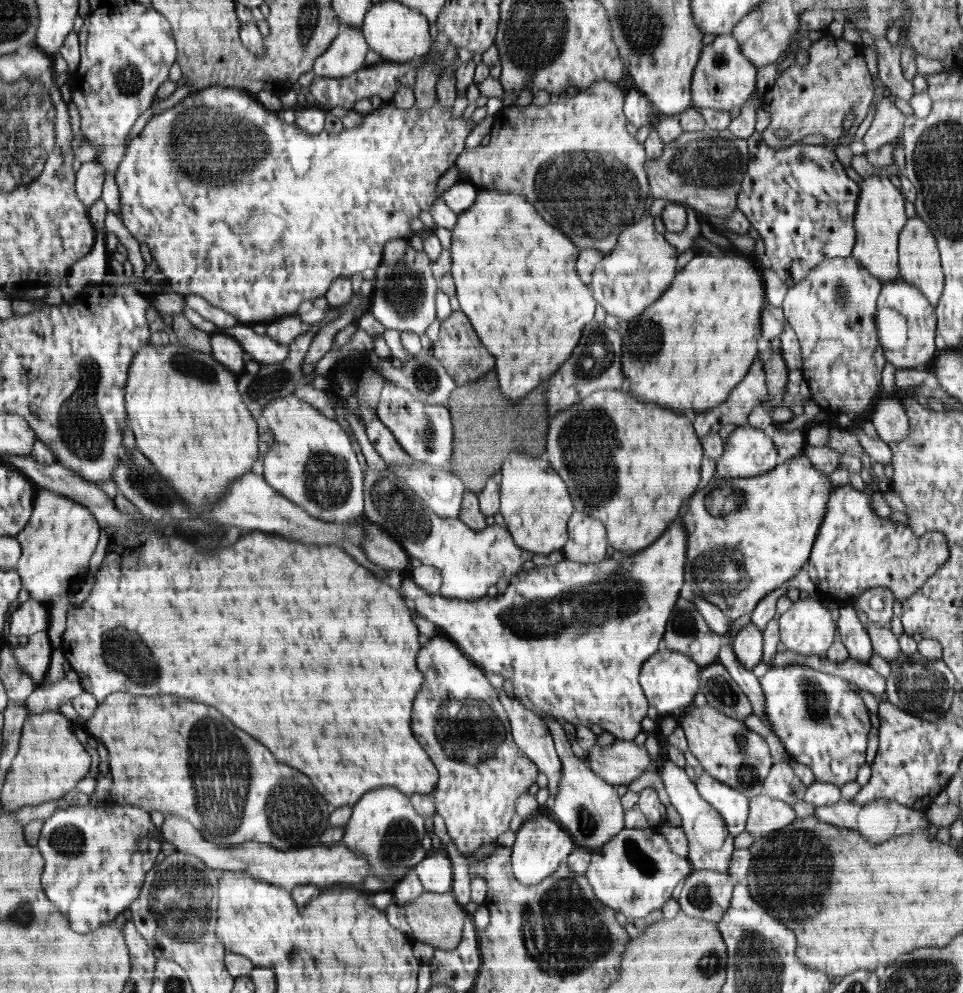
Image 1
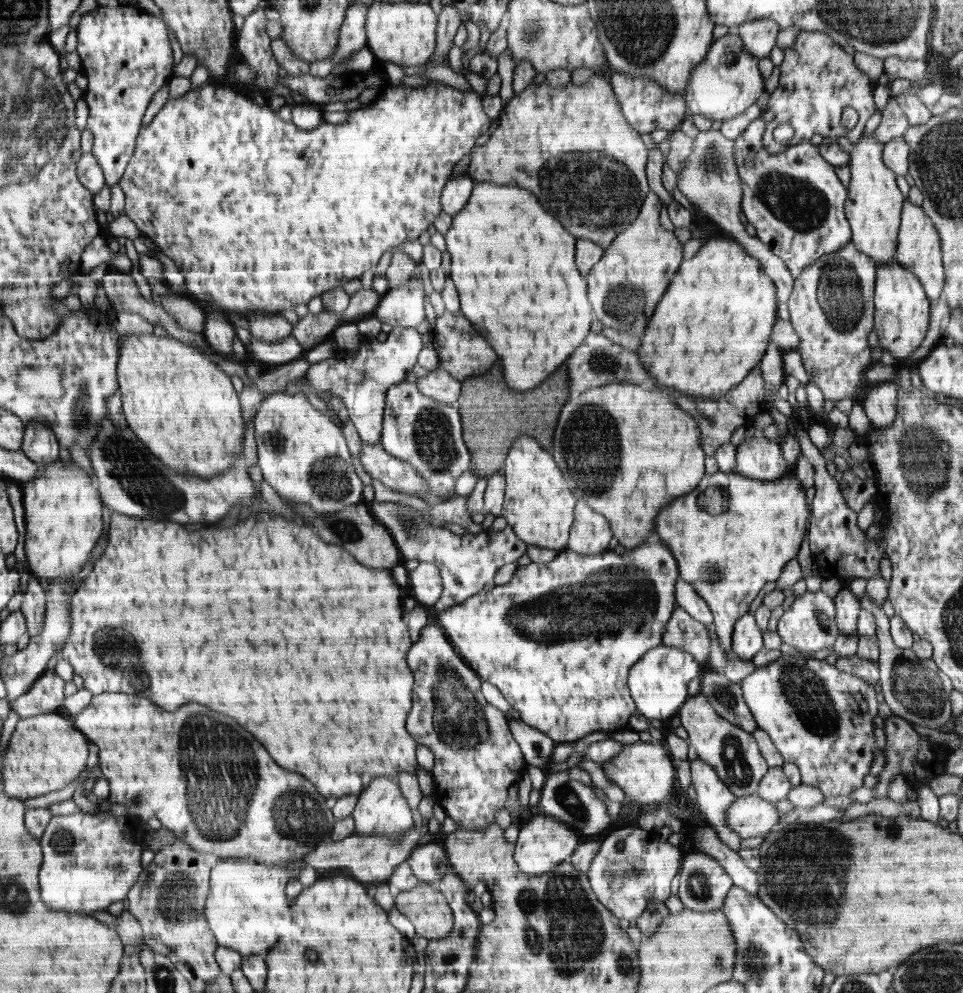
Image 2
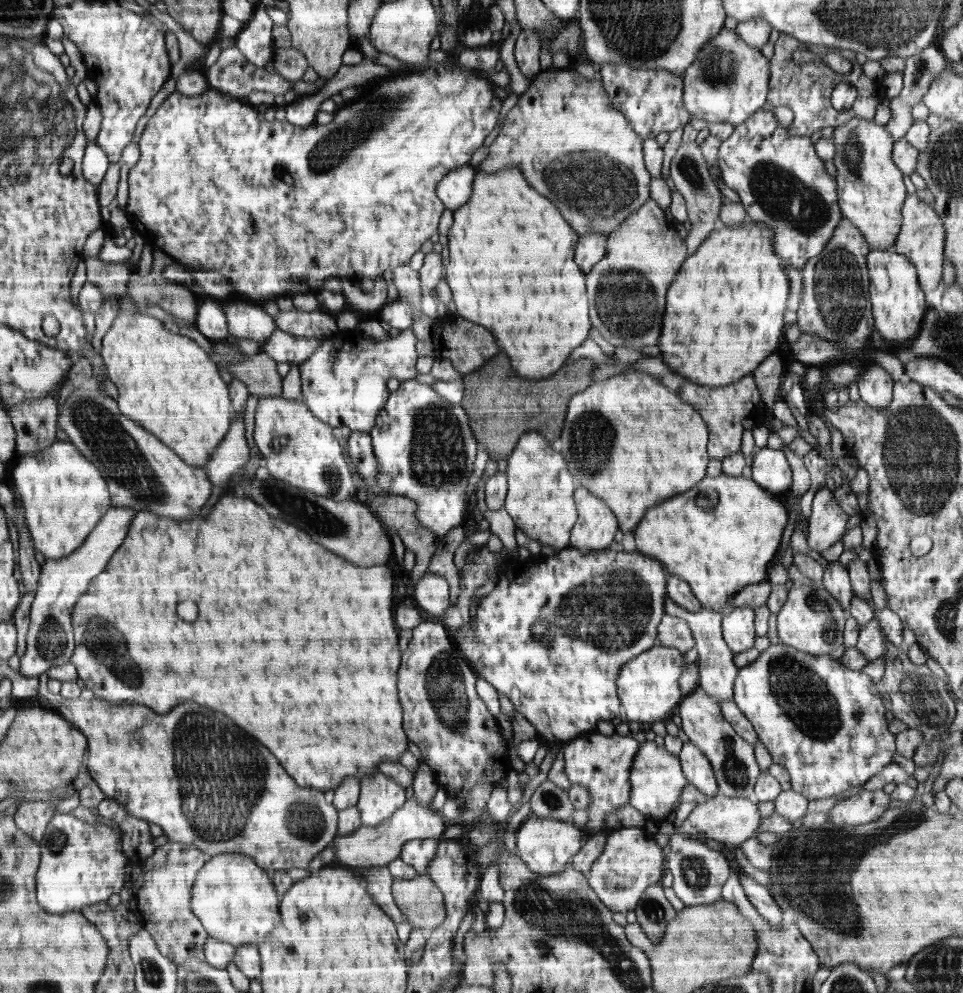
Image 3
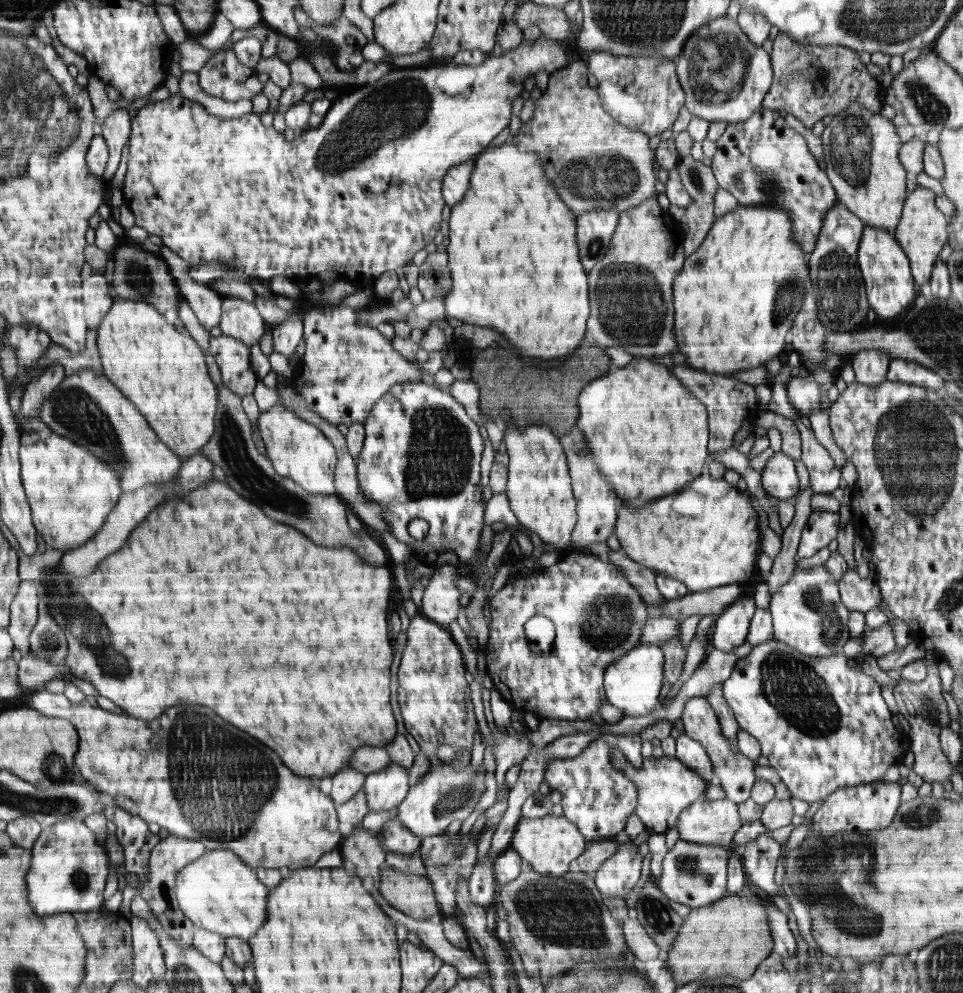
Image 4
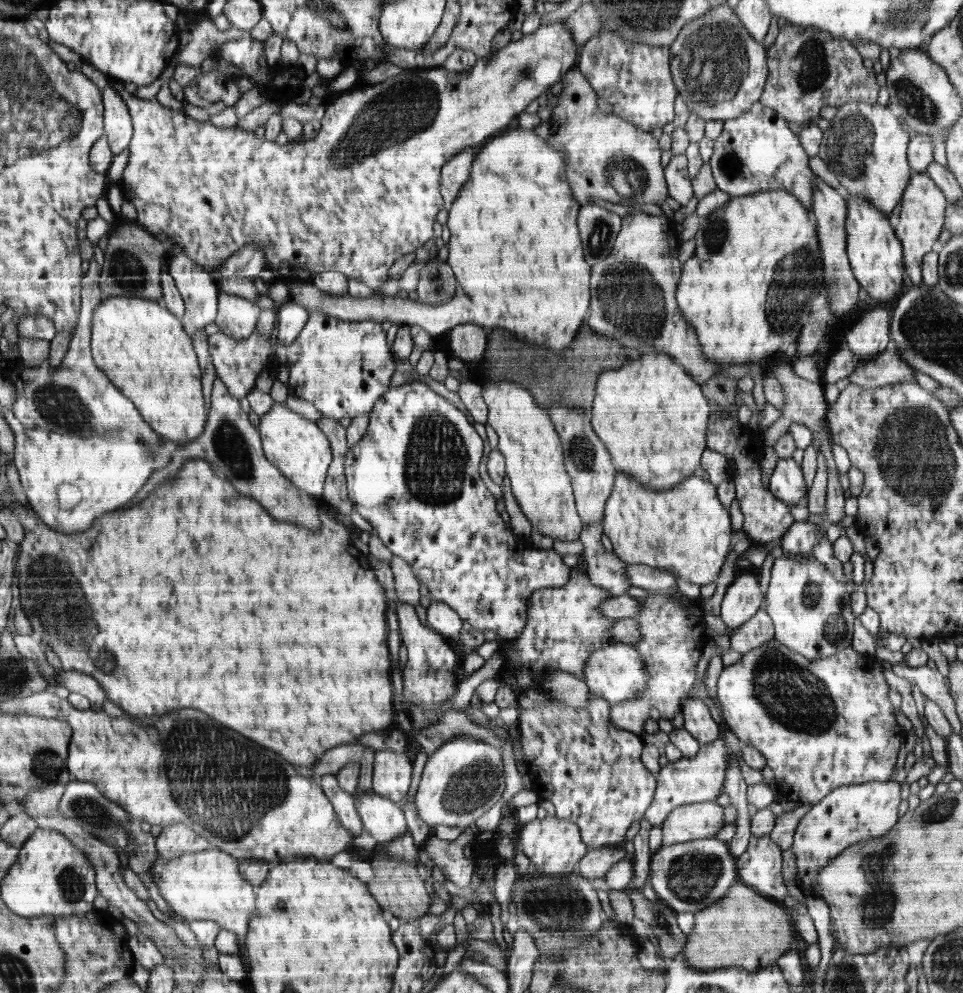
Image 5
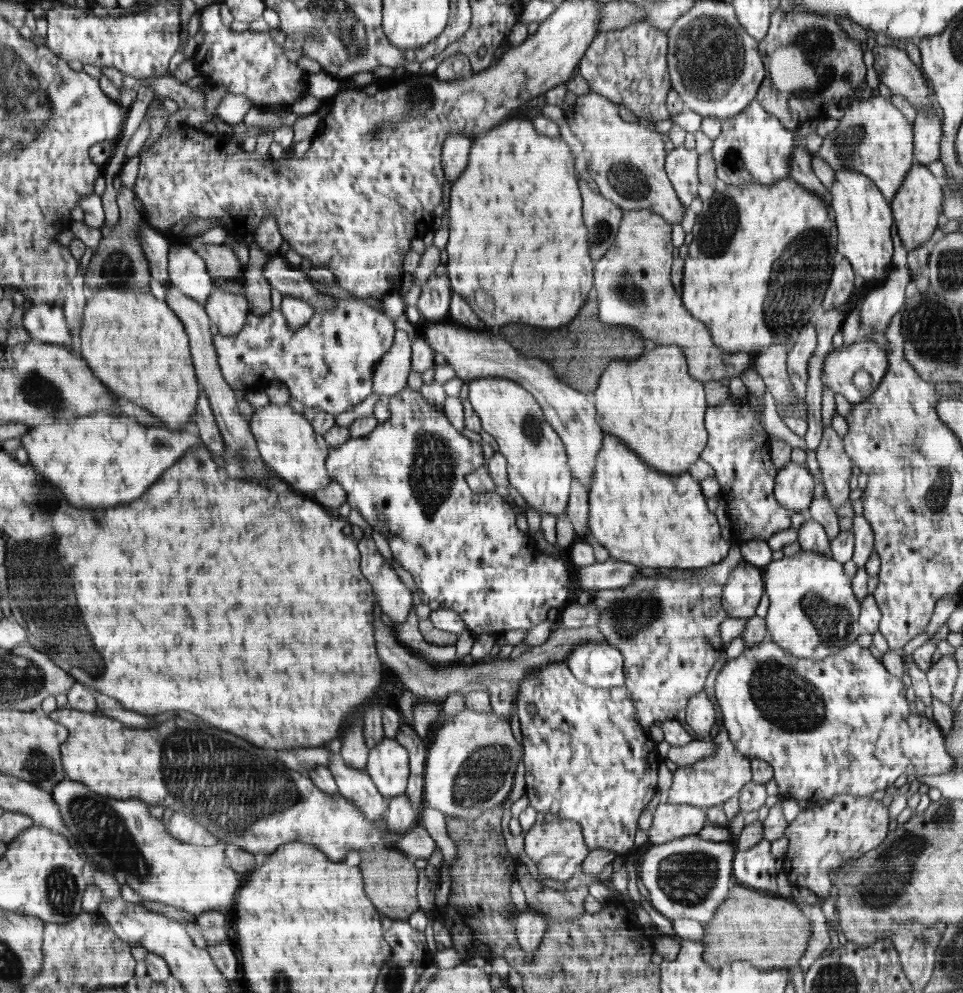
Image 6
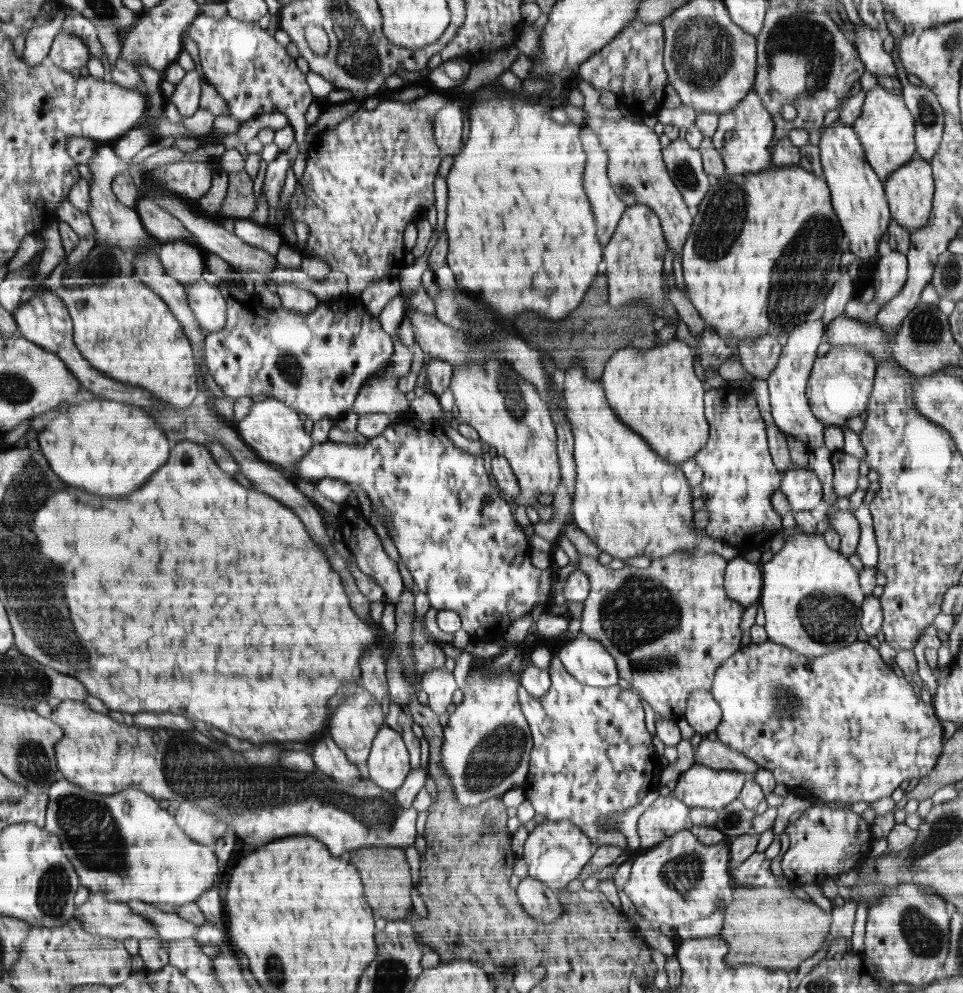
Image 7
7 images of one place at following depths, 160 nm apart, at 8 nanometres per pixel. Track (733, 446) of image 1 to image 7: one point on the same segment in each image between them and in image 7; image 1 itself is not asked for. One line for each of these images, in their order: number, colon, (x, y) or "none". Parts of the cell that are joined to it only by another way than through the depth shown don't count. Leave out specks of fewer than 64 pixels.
2: (758, 458)
3: (770, 469)
4: (779, 478)
5: (787, 483)
6: (794, 487)
7: (802, 488)

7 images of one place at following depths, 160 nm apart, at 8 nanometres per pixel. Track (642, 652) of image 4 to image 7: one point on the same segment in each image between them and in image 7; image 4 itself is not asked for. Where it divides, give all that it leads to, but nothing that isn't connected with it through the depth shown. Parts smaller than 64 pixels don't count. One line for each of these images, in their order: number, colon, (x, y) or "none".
5: (616, 672)
6: (600, 665)
7: (588, 661)

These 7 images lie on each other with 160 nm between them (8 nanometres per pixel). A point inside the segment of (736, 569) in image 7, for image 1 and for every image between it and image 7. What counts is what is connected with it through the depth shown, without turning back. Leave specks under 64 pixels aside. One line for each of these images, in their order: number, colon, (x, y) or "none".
1: (748, 642)
2: (746, 638)
3: (738, 625)
4: (730, 629)
5: (742, 598)
6: (741, 593)

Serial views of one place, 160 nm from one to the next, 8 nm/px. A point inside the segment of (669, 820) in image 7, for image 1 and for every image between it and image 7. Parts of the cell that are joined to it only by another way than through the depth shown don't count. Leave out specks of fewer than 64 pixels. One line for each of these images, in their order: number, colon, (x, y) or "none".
1: (765, 814)
2: (749, 816)
3: (728, 820)
4: (714, 822)
5: (696, 821)
6: (670, 821)

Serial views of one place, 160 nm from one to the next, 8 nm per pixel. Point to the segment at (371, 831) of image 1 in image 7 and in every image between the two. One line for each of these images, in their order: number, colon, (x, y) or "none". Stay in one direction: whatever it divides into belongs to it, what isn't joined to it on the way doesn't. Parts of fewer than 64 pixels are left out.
2: (382, 810)
3: (380, 796)
4: (385, 789)
5: (392, 771)
6: (389, 764)
7: (389, 764)

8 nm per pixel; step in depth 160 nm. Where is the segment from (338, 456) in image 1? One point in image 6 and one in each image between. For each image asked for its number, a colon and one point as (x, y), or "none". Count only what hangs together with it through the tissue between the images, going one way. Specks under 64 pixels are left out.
2: (303, 456)
3: (299, 448)
4: (298, 450)
5: (299, 448)
6: (296, 454)

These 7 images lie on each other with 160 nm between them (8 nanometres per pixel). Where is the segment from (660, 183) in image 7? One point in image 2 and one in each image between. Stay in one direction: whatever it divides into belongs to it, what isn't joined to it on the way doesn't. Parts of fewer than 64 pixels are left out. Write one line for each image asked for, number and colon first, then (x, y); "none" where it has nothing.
2: (573, 142)
3: (564, 134)
4: (601, 164)
5: (608, 158)
6: (627, 162)

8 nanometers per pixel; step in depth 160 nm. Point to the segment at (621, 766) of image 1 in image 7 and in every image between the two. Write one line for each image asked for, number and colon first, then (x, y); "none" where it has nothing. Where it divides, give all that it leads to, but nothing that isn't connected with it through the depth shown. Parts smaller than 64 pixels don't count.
2: (646, 772)
3: (657, 779)
4: (666, 786)
5: (700, 778)
6: (713, 780)
7: (700, 786)

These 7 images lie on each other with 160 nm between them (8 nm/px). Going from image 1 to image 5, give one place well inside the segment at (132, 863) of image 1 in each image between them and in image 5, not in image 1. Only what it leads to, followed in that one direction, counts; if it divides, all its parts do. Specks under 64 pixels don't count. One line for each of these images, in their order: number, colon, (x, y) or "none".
2: (90, 861)
3: (81, 862)
4: (69, 871)
5: (53, 878)

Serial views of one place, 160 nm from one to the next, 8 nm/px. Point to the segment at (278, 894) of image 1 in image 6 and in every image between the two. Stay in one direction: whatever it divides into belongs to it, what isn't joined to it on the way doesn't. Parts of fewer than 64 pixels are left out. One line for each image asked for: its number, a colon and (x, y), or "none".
2: (247, 909)
3: (235, 900)
4: (219, 892)
5: (206, 885)
6: (120, 836)

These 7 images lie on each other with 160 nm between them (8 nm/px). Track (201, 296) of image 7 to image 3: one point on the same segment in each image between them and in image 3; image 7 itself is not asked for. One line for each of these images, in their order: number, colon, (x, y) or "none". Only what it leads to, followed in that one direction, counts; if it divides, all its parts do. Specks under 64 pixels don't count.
3: (247, 320)
4: (239, 318)
5: (237, 317)
6: (228, 310)

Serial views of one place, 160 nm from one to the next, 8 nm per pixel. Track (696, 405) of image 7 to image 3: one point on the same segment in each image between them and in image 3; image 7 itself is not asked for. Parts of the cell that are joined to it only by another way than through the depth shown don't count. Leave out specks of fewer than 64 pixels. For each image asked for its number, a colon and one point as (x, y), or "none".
3: (630, 441)
4: (649, 434)
5: (650, 415)
6: (652, 404)

